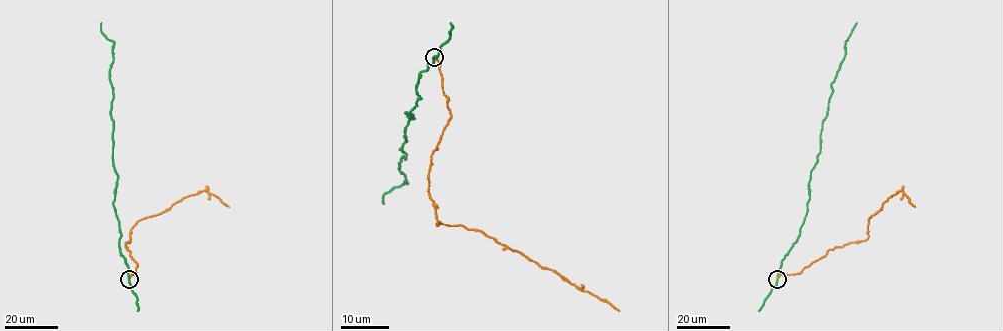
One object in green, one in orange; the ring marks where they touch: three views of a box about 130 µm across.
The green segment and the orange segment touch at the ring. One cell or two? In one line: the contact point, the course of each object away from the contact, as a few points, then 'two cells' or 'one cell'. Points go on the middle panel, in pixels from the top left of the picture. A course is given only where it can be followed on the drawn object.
at (434, 57); green runs (434, 57), (421, 73), (417, 104), (405, 112), (415, 118), (399, 163), (406, 182), (383, 195), (384, 204); orange runs (434, 57), (451, 115), (429, 166), (428, 192), (436, 225), (481, 231), (619, 311); two cells

